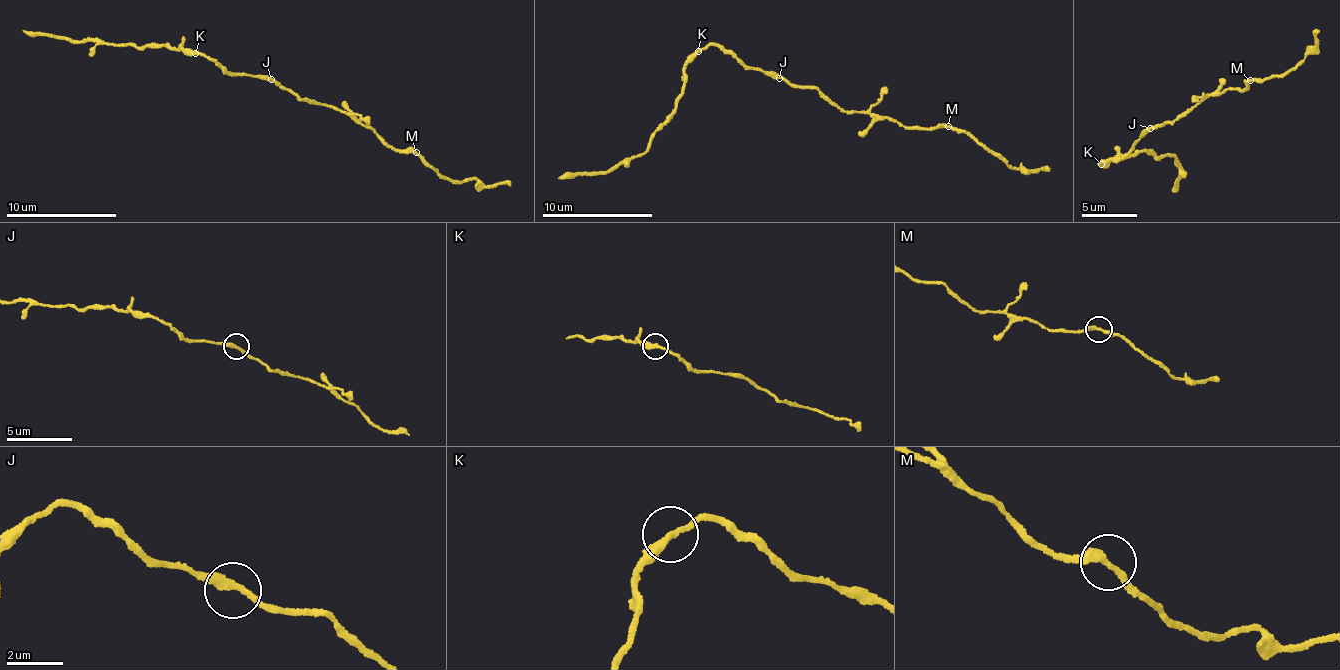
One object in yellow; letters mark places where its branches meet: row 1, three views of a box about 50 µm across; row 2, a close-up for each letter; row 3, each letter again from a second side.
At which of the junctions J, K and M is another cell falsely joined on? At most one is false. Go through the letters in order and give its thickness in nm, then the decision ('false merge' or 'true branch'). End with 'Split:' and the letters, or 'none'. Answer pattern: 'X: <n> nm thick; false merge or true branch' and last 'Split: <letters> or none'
J: 280 nm thick; true branch
K: 280 nm thick; true branch
M: 260 nm thick; true branch
Split: none

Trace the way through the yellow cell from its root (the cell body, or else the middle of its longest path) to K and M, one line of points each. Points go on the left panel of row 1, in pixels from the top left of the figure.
K: (272, 80), (224, 71), (214, 60), (196, 52)
M: (272, 80), (296, 93), (299, 100), (354, 115), (394, 148), (416, 152)

